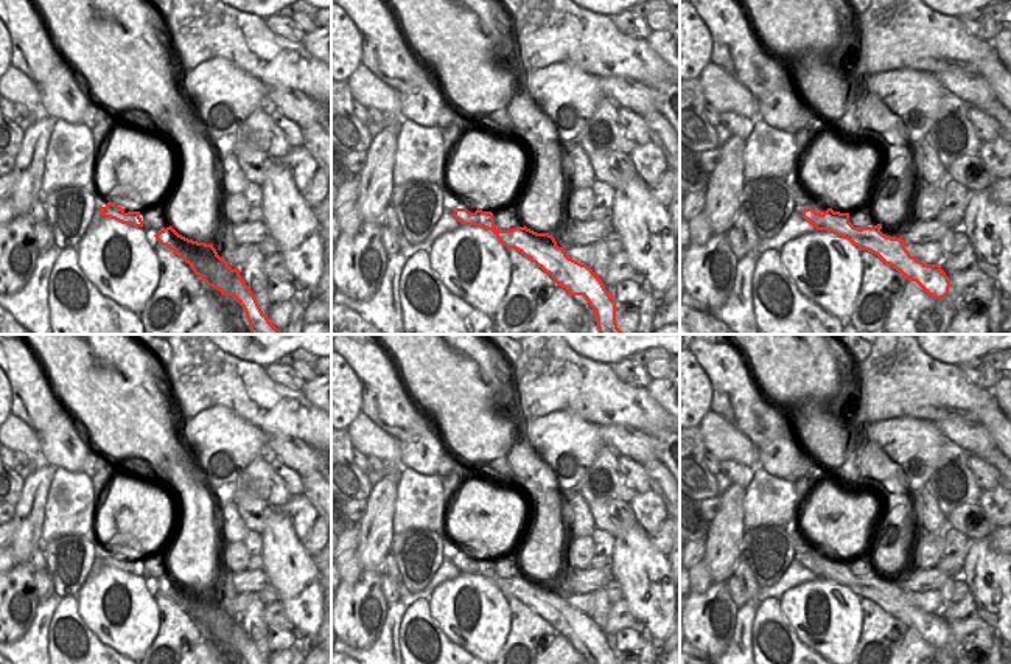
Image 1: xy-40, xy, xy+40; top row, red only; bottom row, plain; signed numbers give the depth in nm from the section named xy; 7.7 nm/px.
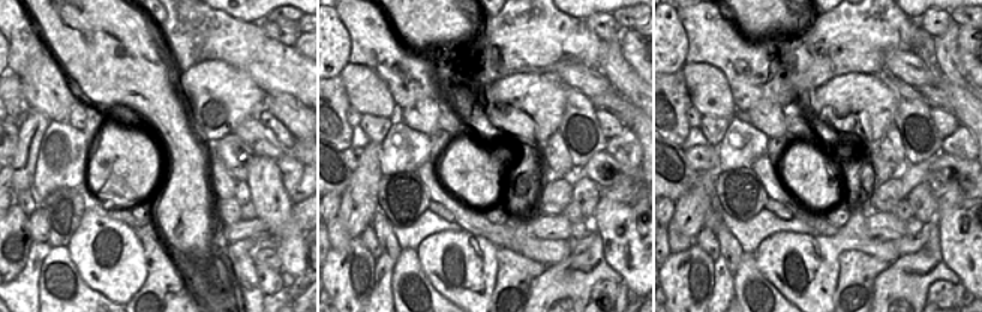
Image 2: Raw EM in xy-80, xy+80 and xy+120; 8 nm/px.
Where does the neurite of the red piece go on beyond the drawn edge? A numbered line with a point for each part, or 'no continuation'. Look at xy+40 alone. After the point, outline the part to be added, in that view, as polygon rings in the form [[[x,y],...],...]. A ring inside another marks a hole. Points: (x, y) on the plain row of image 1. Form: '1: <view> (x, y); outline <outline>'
1: xy+40 (803, 545); outline [[[799,510],[792,512],[792,519],[785,524],[785,532],[792,536],[798,554],[810,554],[817,561],[824,561],[829,555],[820,550],[804,533],[799,526]]]

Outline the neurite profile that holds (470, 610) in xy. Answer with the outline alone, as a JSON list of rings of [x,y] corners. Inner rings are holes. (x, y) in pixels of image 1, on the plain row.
[[[476,574],[439,585],[429,596],[431,617],[456,645],[493,664],[510,633],[507,596],[492,578]]]

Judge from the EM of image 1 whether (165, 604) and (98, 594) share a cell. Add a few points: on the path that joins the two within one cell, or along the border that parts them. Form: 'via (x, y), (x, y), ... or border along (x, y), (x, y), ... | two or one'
border along (148, 580), (157, 607), (156, 638) | two

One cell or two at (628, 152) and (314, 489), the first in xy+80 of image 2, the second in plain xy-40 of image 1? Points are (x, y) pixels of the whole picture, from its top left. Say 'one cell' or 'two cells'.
two cells

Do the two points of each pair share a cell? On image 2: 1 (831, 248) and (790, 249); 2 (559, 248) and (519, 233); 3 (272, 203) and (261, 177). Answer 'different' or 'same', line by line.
1: same
2: same
3: same

